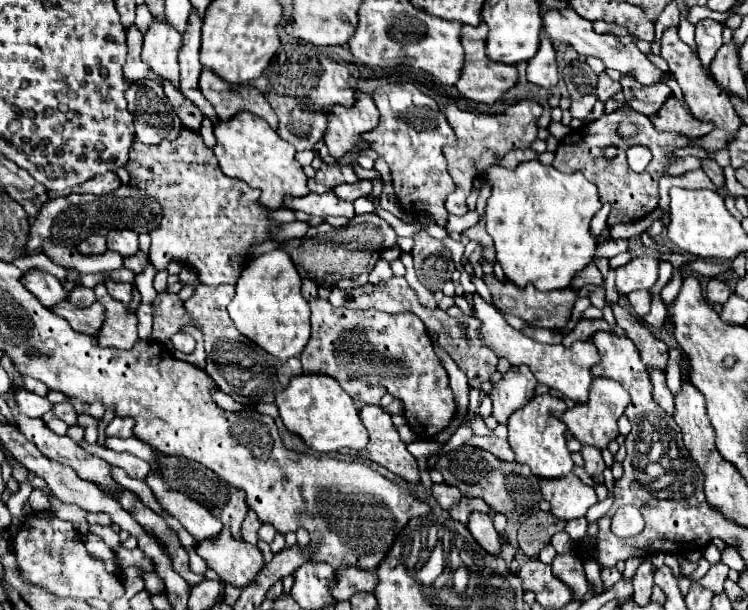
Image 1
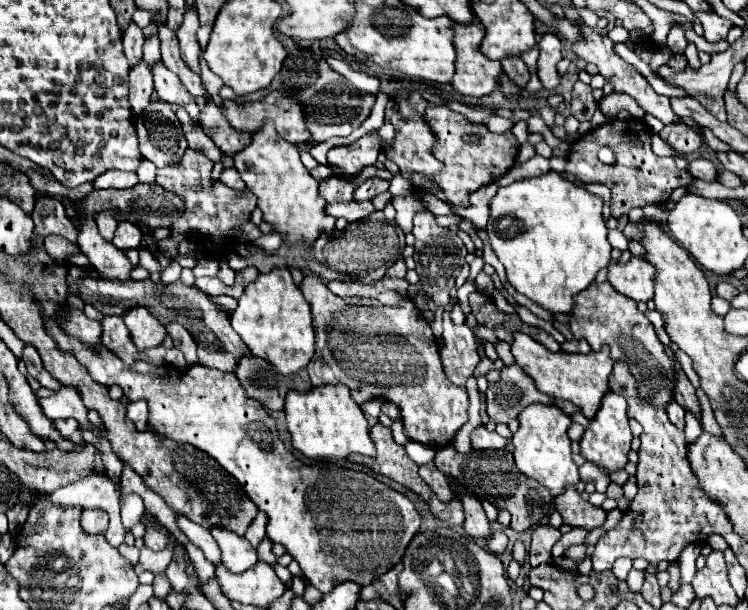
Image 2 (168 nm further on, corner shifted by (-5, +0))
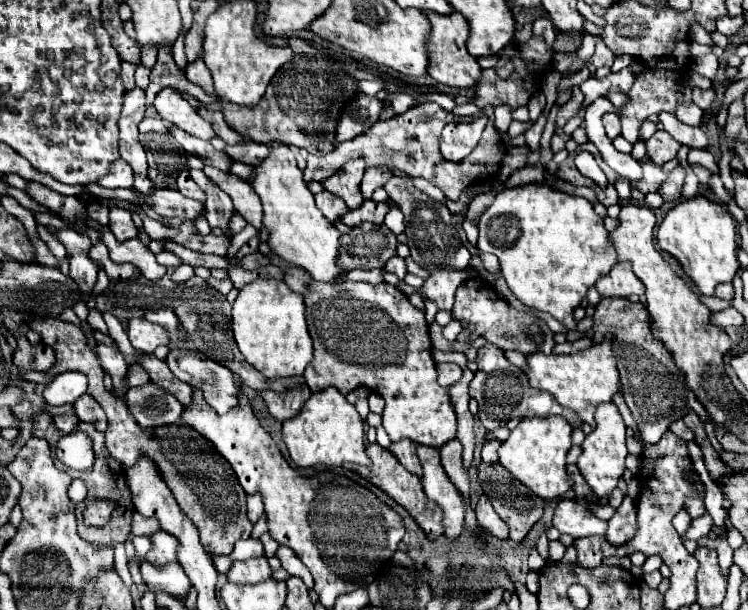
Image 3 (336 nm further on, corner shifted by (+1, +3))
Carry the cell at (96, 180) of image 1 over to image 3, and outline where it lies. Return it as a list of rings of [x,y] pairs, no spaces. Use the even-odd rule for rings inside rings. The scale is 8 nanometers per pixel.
[[[118,159],[110,167],[110,173],[98,179],[98,185],[106,187],[106,189],[116,189],[116,187],[128,187],[128,189],[132,189],[132,181],[134,181],[134,177],[130,173],[130,165],[126,165],[126,161]]]

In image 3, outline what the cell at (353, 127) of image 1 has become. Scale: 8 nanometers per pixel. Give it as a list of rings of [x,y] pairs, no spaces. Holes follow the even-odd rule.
[[[354,157],[350,159],[342,169],[334,171],[332,177],[322,181],[322,187],[338,197],[342,197],[348,205],[348,209],[356,209],[362,203],[360,195],[360,181],[366,169],[364,157]]]

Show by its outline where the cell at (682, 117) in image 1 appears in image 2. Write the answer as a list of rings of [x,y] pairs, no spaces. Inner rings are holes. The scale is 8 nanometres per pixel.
[[[668,124],[662,128],[660,138],[672,146],[678,154],[690,154],[696,152],[698,146],[702,144],[700,134],[696,134],[692,128],[684,126],[684,124]]]

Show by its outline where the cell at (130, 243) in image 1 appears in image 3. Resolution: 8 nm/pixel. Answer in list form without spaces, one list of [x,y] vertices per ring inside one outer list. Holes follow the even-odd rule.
[[[112,207],[112,209],[110,209],[110,225],[108,225],[108,227],[110,227],[110,231],[114,233],[116,241],[120,241],[120,243],[138,237],[138,229],[134,227],[132,217],[130,217],[130,213],[128,213],[126,209]]]

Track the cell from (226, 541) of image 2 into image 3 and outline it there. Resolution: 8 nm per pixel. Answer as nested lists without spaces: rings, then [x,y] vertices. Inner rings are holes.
[[[254,557],[254,559],[246,559],[246,561],[234,561],[228,571],[228,581],[256,583],[270,575],[272,575],[272,571],[268,567],[266,557]]]

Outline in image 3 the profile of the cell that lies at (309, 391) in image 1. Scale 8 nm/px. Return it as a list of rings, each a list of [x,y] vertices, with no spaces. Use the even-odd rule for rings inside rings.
[[[334,387],[312,393],[300,413],[282,425],[282,439],[298,467],[316,467],[320,463],[326,467],[340,467],[344,463],[370,465],[364,447],[364,421],[356,407]]]

